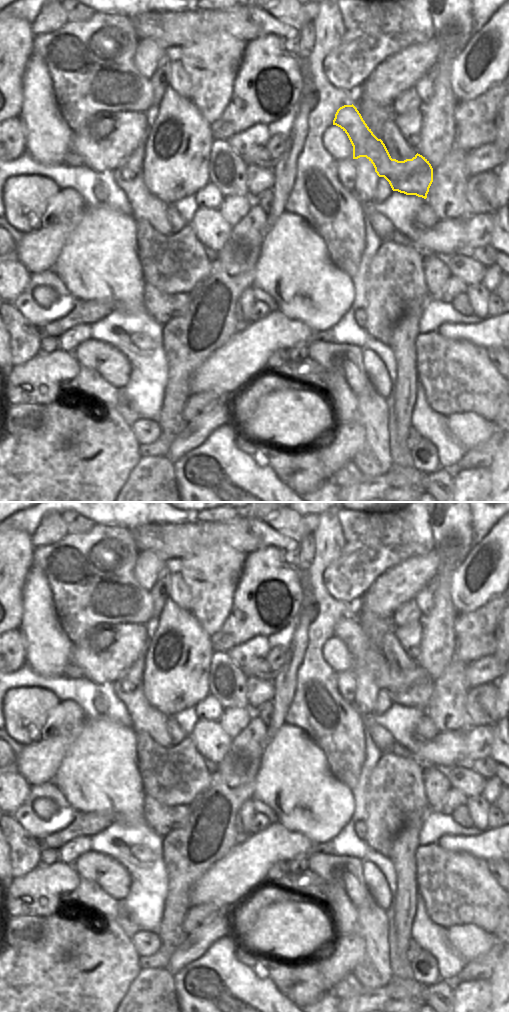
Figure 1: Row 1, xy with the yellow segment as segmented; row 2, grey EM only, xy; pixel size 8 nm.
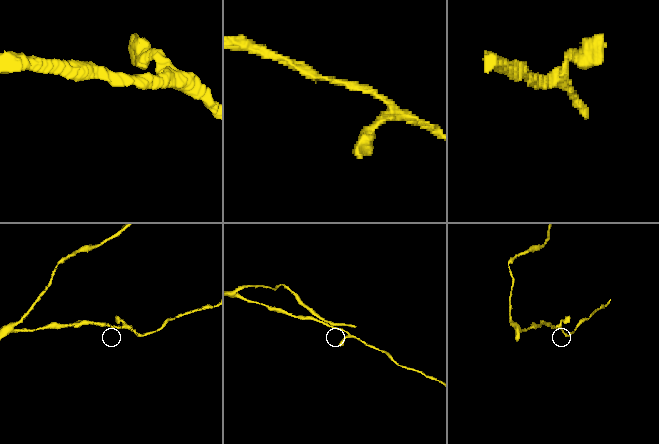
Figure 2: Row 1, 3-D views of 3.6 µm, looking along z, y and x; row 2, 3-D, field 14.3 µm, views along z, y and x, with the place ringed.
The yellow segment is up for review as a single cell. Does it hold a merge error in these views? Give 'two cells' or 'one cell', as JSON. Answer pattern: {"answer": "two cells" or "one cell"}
{"answer": "one cell"}

